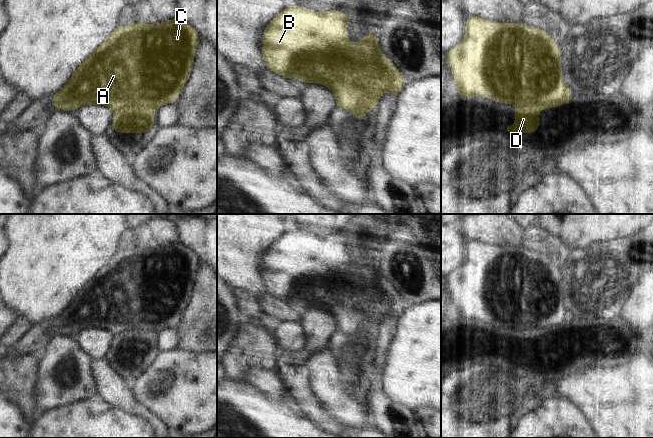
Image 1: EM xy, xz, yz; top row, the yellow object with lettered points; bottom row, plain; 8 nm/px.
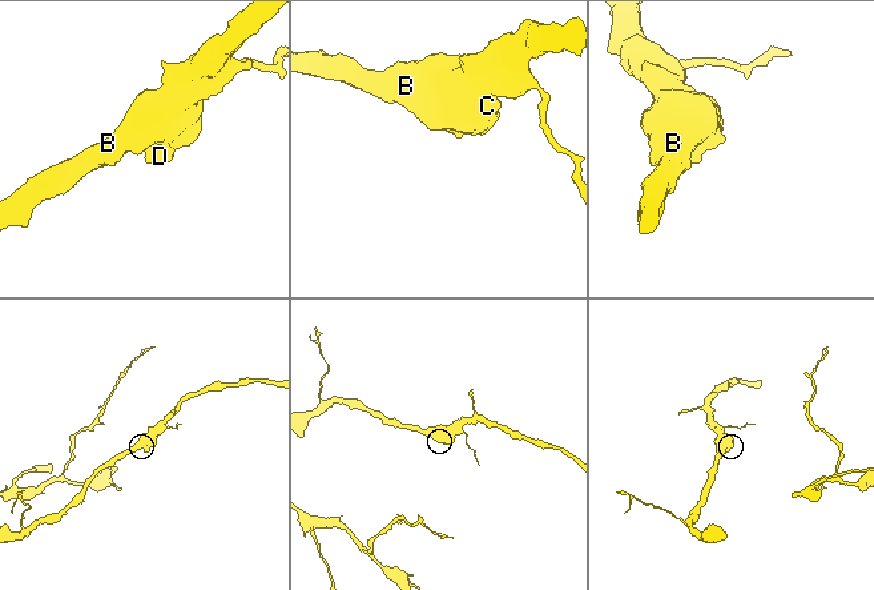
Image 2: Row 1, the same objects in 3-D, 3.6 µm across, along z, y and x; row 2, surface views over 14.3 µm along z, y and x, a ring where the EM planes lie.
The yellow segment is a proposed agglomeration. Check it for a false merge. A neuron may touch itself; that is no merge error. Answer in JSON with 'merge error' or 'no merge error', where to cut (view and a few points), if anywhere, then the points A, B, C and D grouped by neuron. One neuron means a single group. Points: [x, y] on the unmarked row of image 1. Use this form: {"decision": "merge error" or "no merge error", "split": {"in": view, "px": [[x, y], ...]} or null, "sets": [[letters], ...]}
{"decision": "no merge error", "split": null, "sets": [["A", "B", "C", "D"]]}

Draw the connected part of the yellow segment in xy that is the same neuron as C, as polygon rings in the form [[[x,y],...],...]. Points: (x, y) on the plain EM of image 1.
[[[180,242],[155,248],[137,245],[131,249],[118,249],[74,295],[62,313],[51,320],[51,324],[55,333],[61,333],[66,337],[83,329],[109,331],[114,337],[113,354],[116,357],[147,357],[154,351],[155,334],[178,324],[194,290],[199,267],[198,256]]]

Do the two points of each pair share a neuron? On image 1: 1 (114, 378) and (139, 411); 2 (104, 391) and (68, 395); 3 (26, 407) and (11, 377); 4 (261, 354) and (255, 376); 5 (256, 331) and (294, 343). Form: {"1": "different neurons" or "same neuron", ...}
{"1": "same neuron", "2": "different neurons", "3": "same neuron", "4": "different neurons", "5": "different neurons"}

